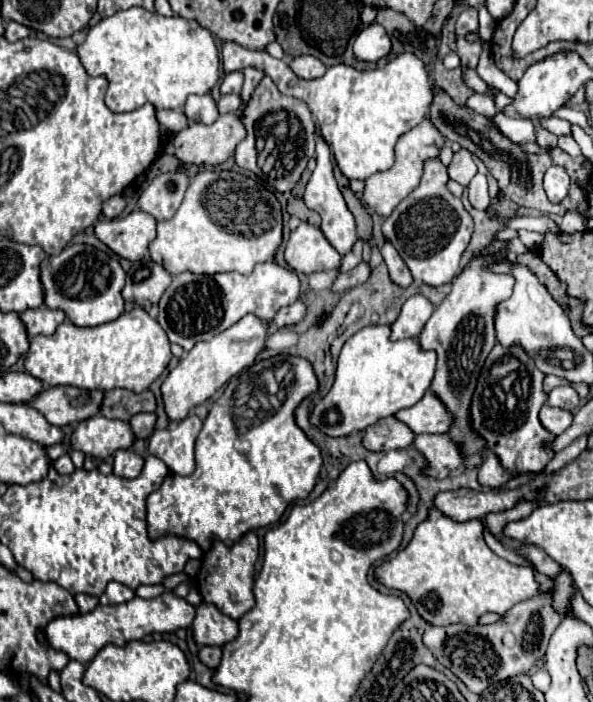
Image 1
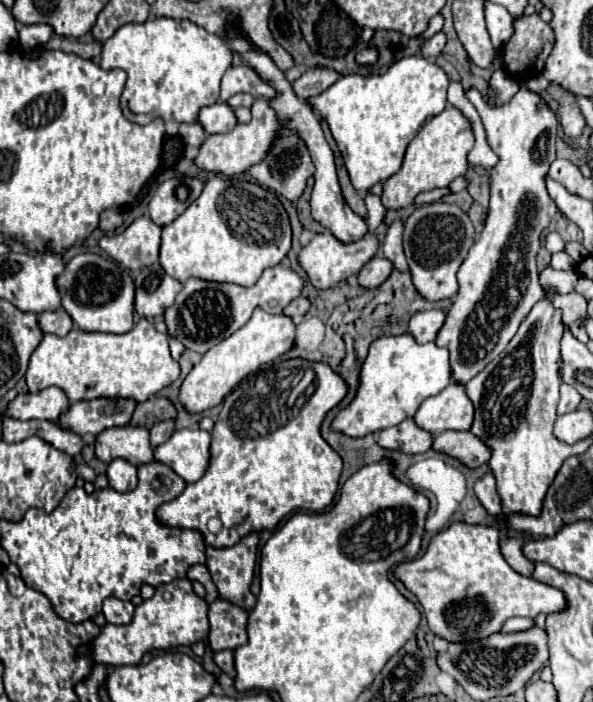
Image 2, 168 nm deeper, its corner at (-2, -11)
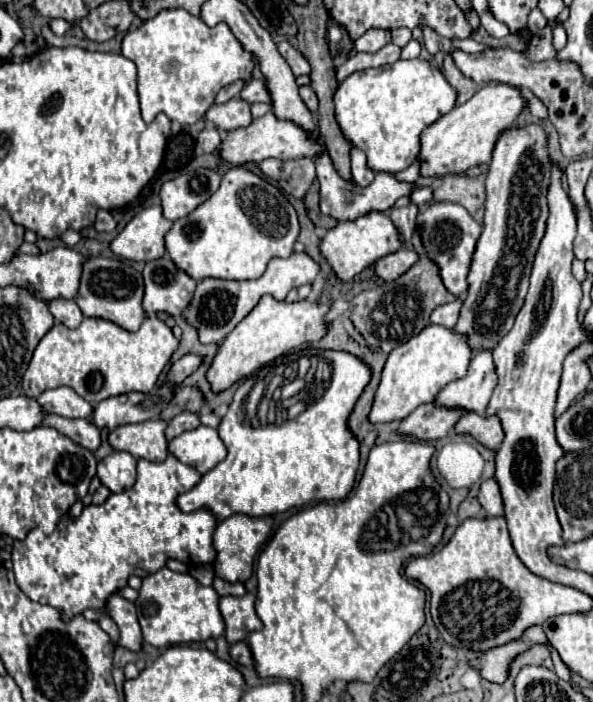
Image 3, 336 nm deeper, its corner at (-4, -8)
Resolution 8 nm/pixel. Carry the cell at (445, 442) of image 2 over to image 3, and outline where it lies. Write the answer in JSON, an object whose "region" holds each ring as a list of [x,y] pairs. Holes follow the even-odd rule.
{"region":[[[463,414],[455,424],[455,434],[469,434],[489,450],[497,450],[503,442],[503,428],[497,416],[485,418],[479,414]]]}

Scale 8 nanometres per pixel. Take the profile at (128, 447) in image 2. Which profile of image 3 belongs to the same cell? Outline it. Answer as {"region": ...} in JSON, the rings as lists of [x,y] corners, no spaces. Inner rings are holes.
{"region":[[[147,420],[139,424],[125,424],[115,428],[107,442],[113,450],[125,450],[135,458],[145,458],[151,462],[163,462],[167,458],[167,440],[165,440],[165,422]]]}

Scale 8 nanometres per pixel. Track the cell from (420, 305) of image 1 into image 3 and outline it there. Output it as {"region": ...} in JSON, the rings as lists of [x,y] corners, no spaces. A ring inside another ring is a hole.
{"region":[[[455,300],[455,302],[449,302],[449,304],[437,306],[437,308],[431,312],[429,322],[453,330],[453,326],[455,326],[455,322],[457,322],[457,316],[459,316],[459,308],[461,308],[461,300]]]}

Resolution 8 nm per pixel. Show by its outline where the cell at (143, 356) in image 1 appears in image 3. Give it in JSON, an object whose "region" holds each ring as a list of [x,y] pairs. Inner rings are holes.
{"region":[[[85,318],[77,330],[55,324],[35,348],[29,368],[23,374],[23,390],[27,396],[35,398],[47,388],[69,386],[93,404],[127,392],[147,394],[155,388],[177,346],[179,342],[171,328],[159,318],[145,318],[137,332],[127,332],[101,318]]]}

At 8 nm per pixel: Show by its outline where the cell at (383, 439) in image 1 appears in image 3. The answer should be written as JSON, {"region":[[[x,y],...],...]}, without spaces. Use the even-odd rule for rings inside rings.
{"region":[[[423,404],[405,420],[399,422],[397,432],[419,440],[437,440],[447,436],[463,412],[455,408],[439,408],[435,404]]]}

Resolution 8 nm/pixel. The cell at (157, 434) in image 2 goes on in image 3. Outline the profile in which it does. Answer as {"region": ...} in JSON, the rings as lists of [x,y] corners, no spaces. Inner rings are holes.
{"region":[[[181,412],[179,416],[175,416],[169,424],[167,424],[167,430],[165,430],[165,438],[167,440],[173,440],[175,436],[187,432],[187,430],[193,430],[199,426],[199,416],[193,414],[193,412]]]}

